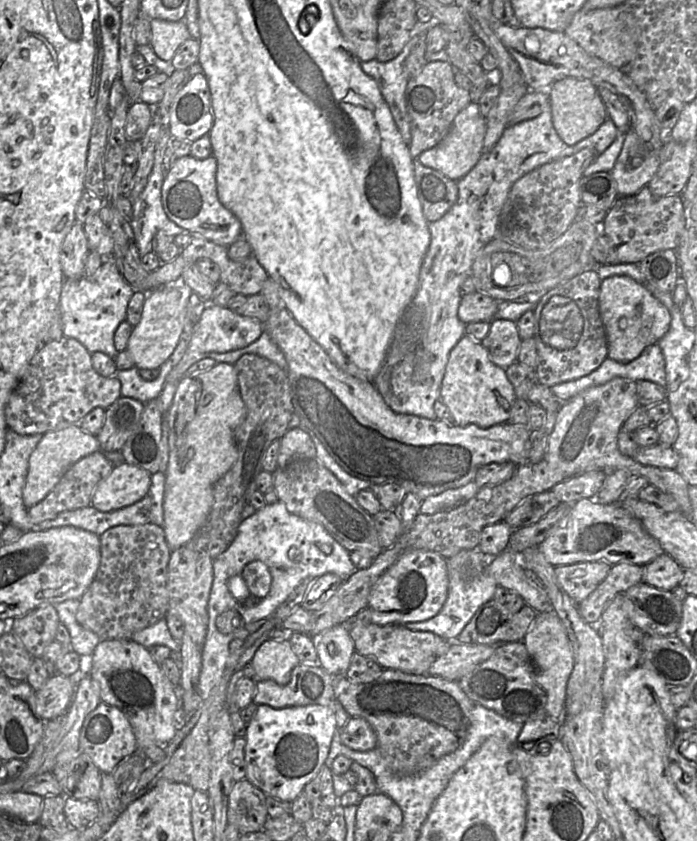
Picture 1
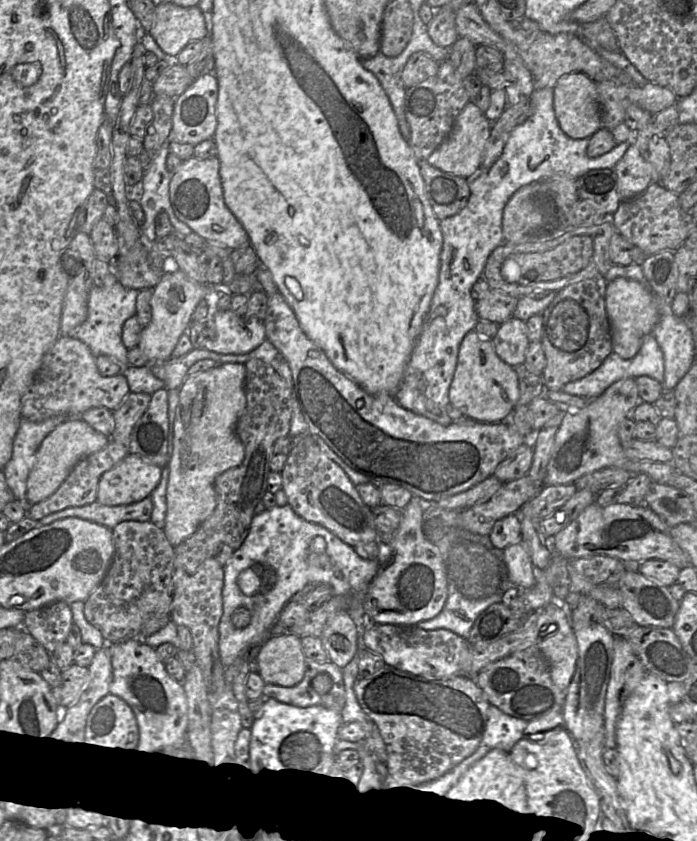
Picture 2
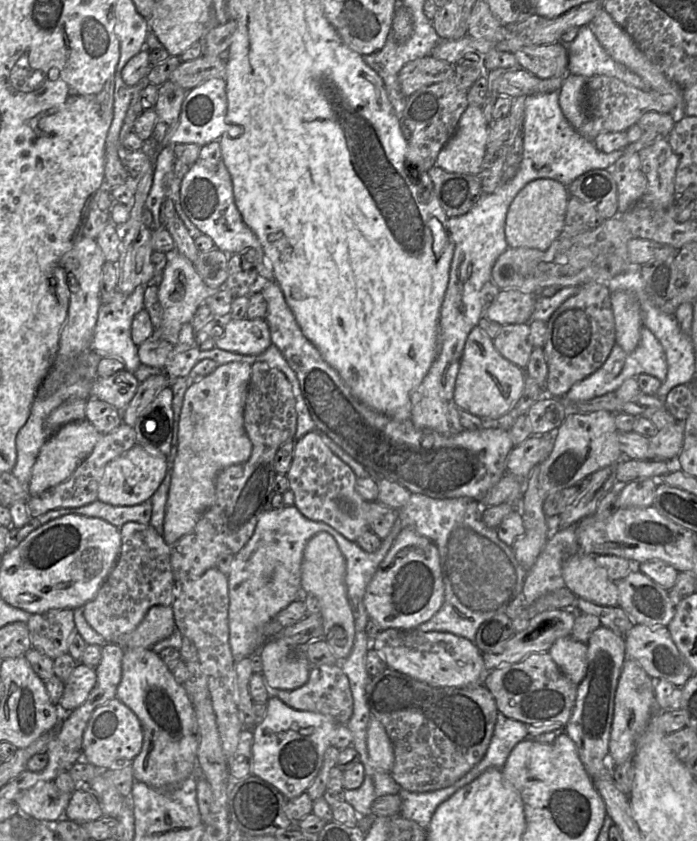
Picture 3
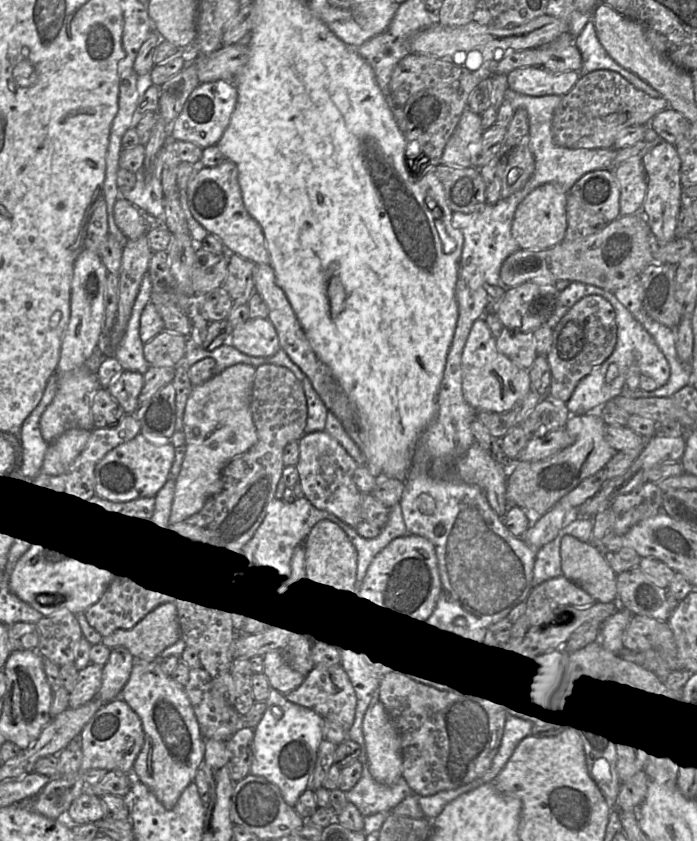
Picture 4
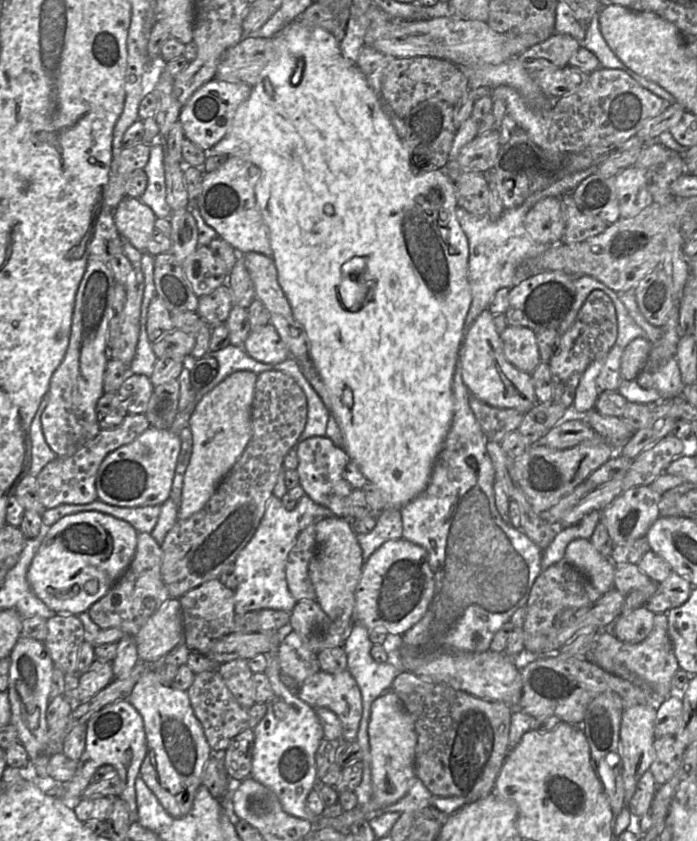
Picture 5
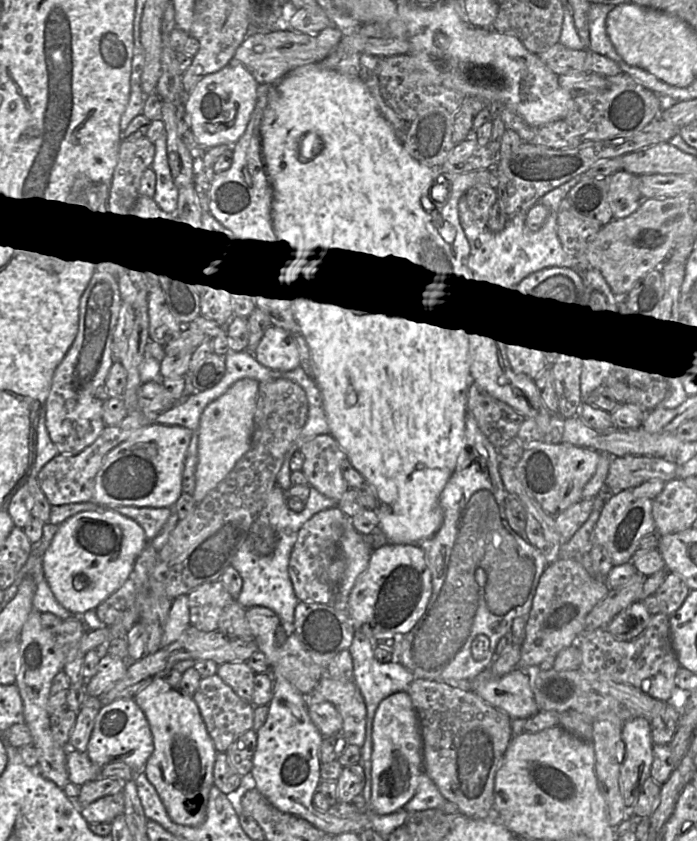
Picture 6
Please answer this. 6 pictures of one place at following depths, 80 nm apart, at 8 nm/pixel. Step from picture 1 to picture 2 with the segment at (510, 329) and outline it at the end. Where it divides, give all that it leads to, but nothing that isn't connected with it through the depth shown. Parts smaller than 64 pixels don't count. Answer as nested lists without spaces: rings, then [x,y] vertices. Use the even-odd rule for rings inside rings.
[[[514,317],[508,319],[498,326],[497,333],[491,339],[496,355],[506,364],[511,367],[523,364],[525,361],[525,354],[529,345],[529,340],[526,335],[525,322]]]

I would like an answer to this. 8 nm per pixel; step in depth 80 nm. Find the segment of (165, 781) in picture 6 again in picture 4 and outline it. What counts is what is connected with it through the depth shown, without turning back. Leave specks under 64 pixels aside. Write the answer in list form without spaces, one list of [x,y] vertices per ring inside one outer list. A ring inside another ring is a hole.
[[[158,660],[135,661],[129,680],[119,698],[123,699],[140,717],[144,732],[144,745],[137,756],[132,775],[144,783],[166,809],[177,803],[184,789],[194,781],[204,760],[204,737],[185,688],[165,674]]]

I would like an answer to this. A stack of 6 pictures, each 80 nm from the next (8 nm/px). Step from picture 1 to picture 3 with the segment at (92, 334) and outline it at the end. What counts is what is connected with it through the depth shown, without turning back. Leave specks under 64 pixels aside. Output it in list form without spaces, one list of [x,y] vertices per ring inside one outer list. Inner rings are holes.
[[[137,286],[131,294],[124,294],[116,290],[110,295],[102,295],[98,319],[89,347],[101,358],[120,360],[124,365],[124,369],[131,373],[134,373],[142,365],[138,357],[138,346],[131,337],[131,326],[135,315],[144,308],[146,286]]]

